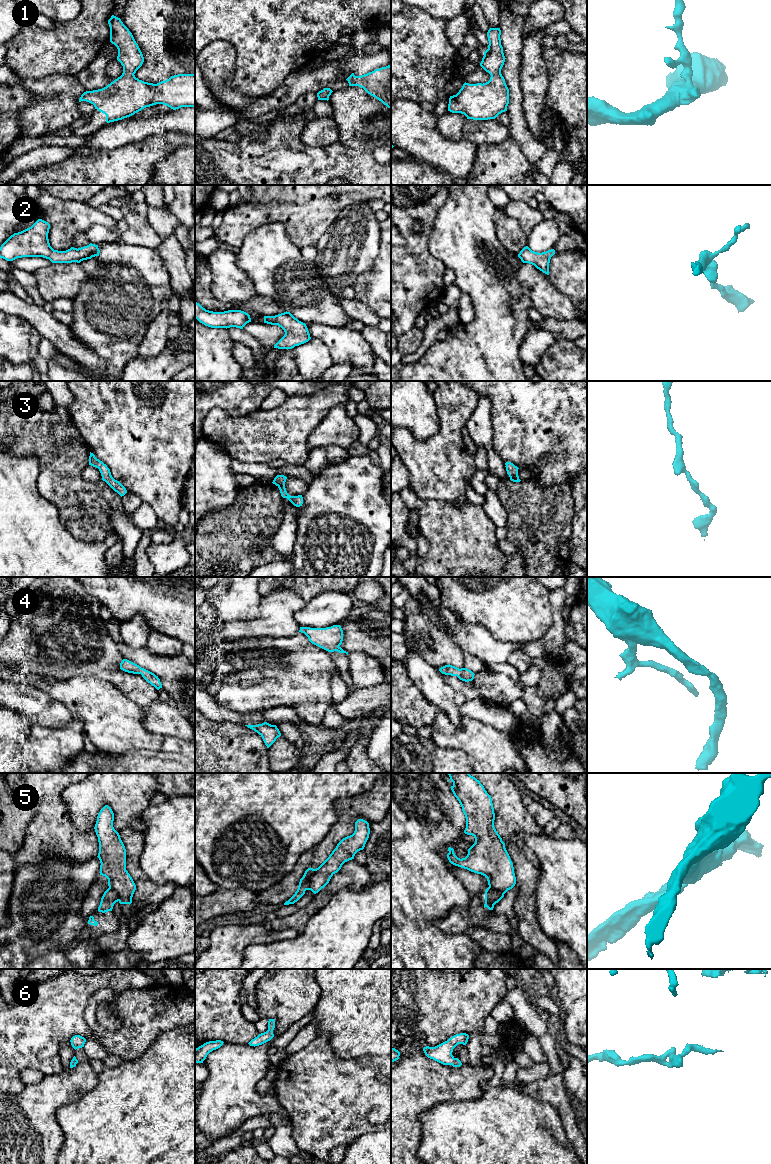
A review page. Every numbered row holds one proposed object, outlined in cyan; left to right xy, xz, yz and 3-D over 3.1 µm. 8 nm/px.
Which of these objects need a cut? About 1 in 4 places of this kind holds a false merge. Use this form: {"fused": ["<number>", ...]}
{"fused": ["5"]}

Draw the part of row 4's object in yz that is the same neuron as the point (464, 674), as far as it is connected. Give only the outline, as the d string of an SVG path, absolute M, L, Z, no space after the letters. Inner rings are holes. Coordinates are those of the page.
M445 665L439 669L442 674L457 676L460 680L468 682L474 679L474 673L467 668L457 668L452 665Z

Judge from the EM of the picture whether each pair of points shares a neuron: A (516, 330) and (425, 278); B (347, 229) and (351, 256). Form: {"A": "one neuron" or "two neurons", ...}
{"A": "two neurons", "B": "one neuron"}

